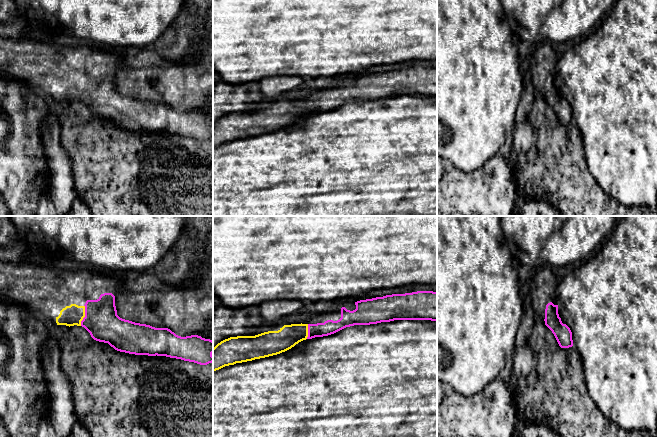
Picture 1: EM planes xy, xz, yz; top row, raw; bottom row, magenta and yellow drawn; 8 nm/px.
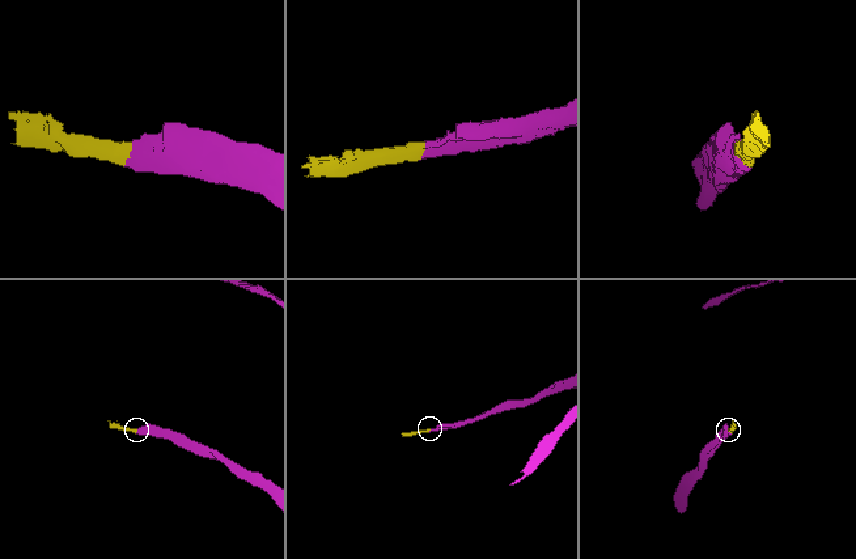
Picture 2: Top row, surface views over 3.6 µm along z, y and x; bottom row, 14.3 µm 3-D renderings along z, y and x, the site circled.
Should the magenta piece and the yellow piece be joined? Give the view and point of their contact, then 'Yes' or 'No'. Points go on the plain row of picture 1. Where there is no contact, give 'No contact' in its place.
Touches magenta at xy (85, 91). Yes

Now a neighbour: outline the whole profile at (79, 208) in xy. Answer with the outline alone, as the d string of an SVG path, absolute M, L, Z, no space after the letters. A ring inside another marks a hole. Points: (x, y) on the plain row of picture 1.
M76 199L66 216L91 216L91 211L84 202Z

